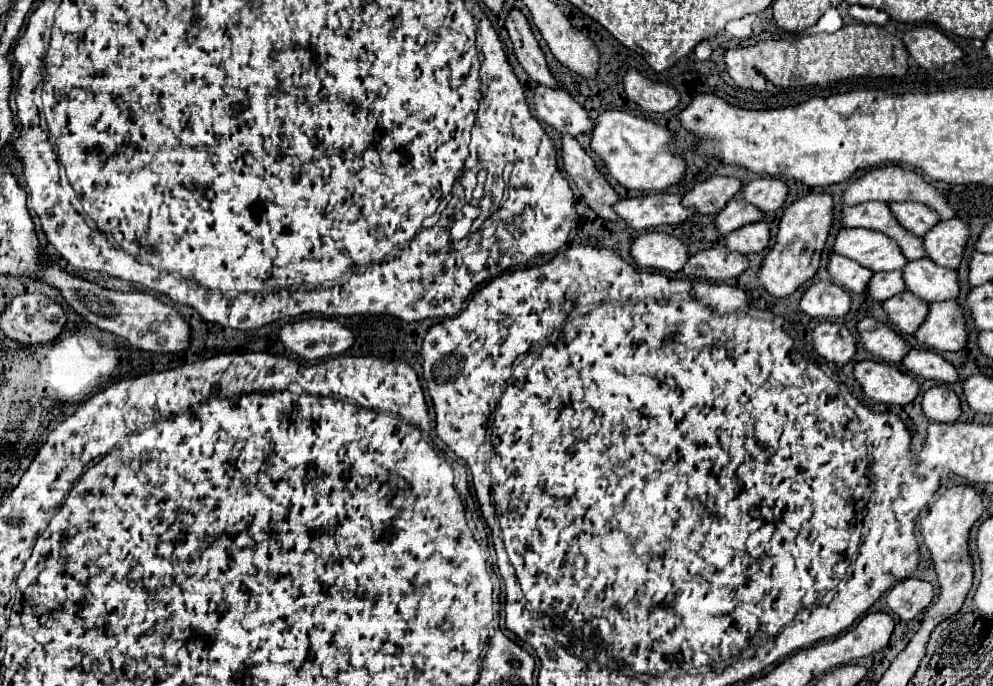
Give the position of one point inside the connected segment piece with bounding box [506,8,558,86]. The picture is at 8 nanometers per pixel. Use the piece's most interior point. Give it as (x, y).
(526, 48)

